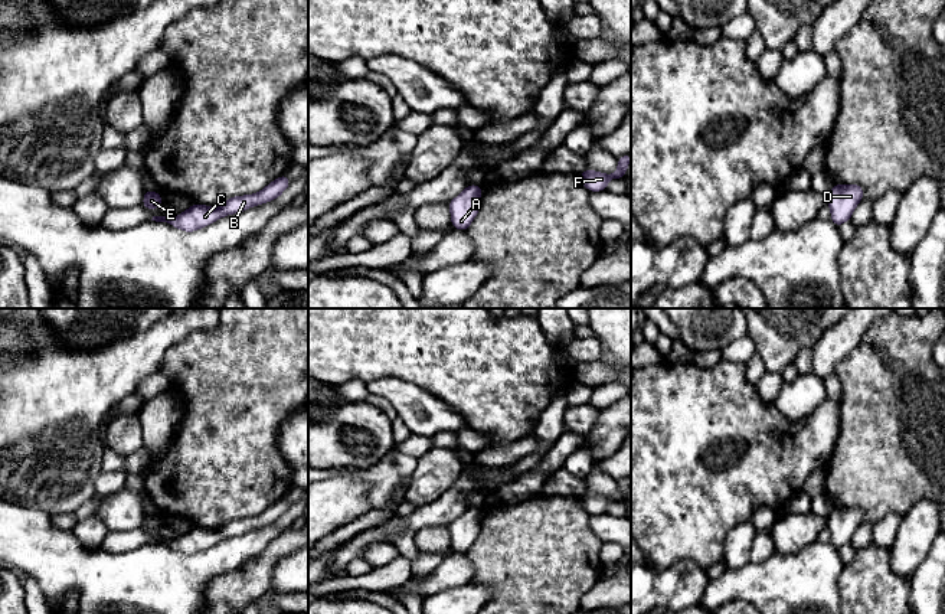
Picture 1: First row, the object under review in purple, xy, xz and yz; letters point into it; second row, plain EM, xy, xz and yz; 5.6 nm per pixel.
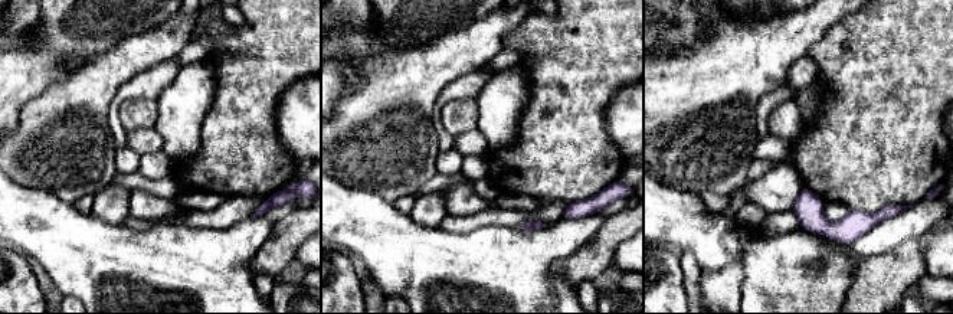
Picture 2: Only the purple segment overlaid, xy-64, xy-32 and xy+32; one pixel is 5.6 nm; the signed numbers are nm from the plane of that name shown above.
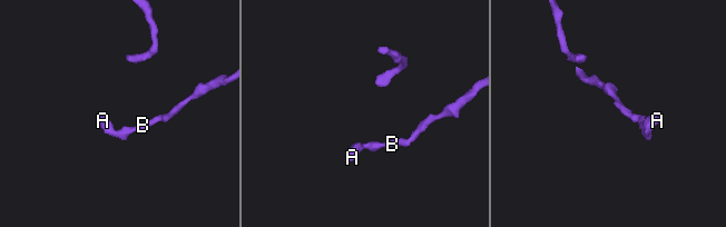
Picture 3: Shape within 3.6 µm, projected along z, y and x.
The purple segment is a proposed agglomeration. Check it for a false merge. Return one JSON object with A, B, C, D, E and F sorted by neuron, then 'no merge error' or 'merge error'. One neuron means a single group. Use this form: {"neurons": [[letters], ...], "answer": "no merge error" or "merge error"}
{"neurons": [["A", "B", "C", "D", "E", "F"]], "answer": "no merge error"}

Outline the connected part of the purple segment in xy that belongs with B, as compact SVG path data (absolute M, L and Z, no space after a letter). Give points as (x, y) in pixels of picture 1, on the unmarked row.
M282 497L261 515L230 520L218 530L193 526L186 535L177 538L176 540L153 539L151 543L166 545L184 555L193 555L213 546L215 543L226 538L239 536L252 529L275 523L282 517L290 506L291 503L285 497Z

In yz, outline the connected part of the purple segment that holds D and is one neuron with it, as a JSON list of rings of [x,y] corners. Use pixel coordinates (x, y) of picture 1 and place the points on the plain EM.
[[[834,507],[827,517],[831,533],[831,545],[837,549],[850,543],[853,533],[863,522],[863,510],[859,507]]]

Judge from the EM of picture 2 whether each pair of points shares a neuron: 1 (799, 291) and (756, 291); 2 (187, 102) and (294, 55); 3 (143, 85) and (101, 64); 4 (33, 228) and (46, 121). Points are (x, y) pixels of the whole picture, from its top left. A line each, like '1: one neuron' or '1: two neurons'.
1: one neuron
2: two neurons
3: two neurons
4: two neurons

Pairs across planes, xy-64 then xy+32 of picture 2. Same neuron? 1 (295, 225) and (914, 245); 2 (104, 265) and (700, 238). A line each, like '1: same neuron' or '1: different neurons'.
1: same neuron
2: same neuron

